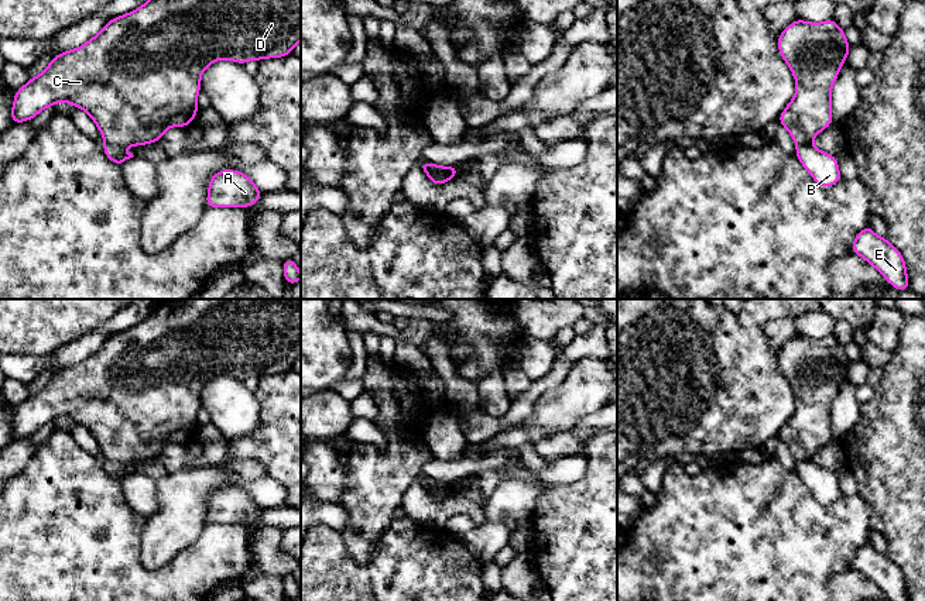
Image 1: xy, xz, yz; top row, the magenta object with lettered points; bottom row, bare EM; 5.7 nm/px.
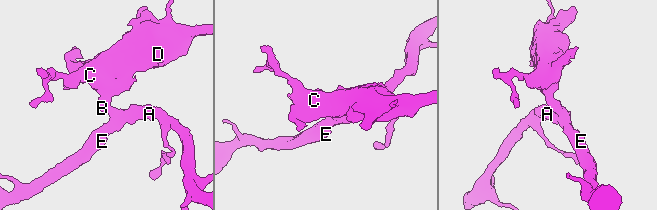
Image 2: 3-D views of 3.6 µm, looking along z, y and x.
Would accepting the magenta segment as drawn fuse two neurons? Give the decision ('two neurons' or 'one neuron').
two neurons

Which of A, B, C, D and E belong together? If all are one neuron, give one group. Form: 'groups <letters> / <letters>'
groups A B E / C D

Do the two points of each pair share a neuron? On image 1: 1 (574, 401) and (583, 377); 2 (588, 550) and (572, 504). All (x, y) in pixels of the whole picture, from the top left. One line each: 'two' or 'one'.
1: one
2: one

